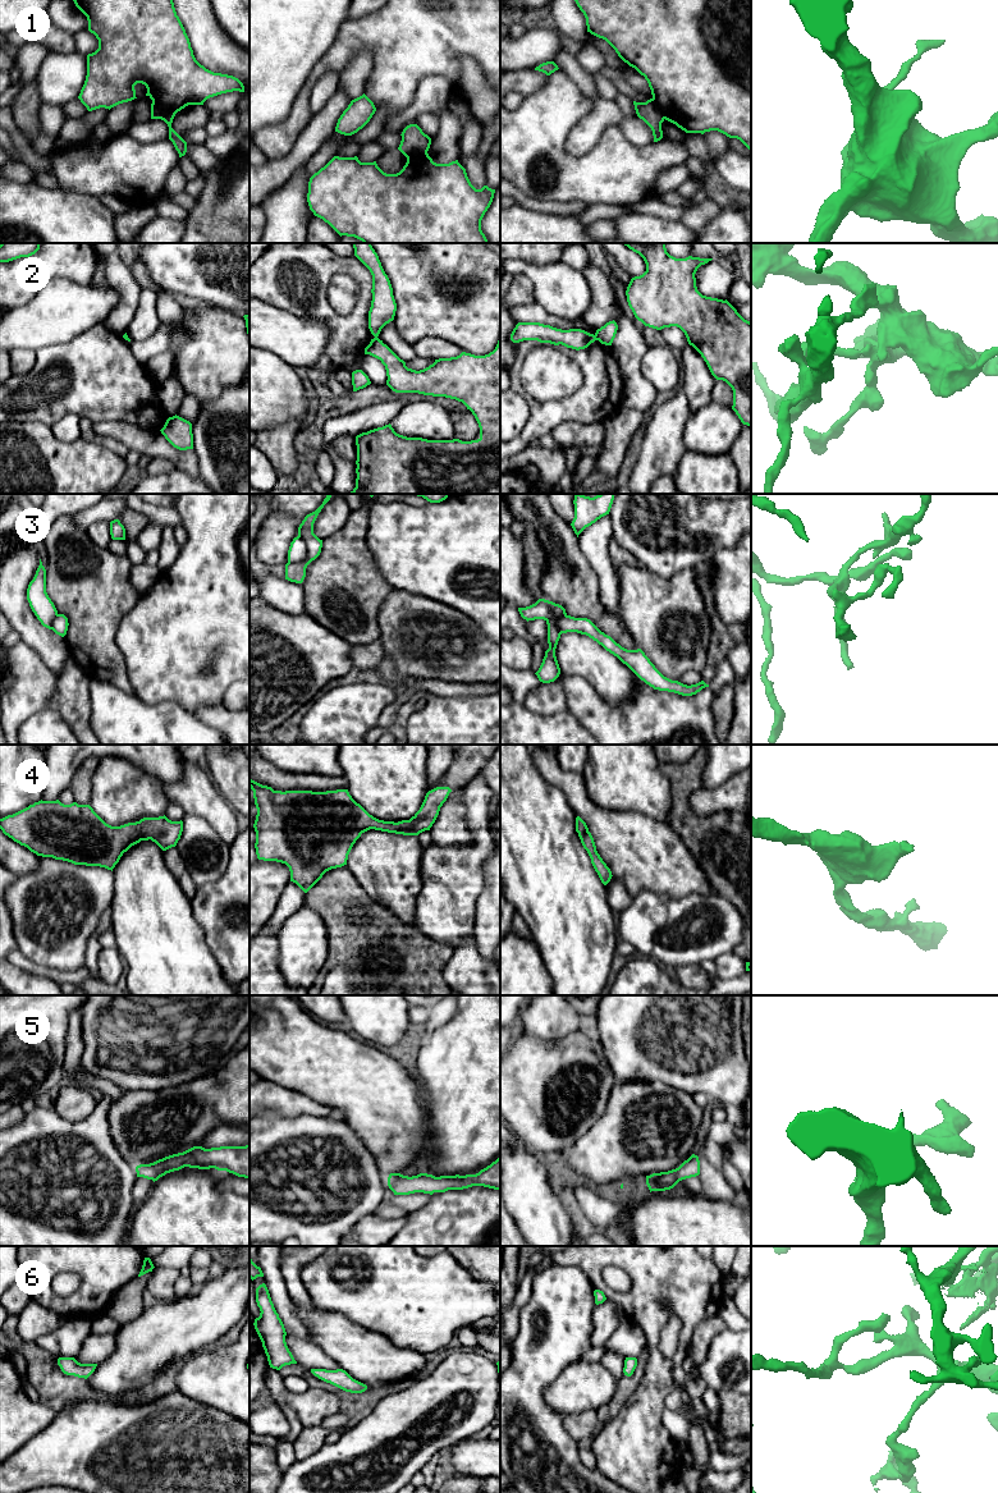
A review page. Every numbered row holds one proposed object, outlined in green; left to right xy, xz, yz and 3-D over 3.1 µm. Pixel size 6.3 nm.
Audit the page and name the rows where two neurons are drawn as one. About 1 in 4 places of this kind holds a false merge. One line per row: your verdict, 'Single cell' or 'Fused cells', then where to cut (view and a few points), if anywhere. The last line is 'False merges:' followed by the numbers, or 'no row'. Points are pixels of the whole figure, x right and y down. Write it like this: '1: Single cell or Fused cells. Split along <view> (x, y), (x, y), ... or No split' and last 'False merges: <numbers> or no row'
1: Fused cells. Split along xy (152, 101), (175, 113)
2: Fused cells. Split along yz (594, 335), (596, 339)
3: Fused cells. Split along xz (298, 535), (305, 541), (306, 555), (301, 560), (289, 564)
4: Single cell. No split
5: Single cell. No split
6: Single cell. No split
False merges: 1, 2, 3

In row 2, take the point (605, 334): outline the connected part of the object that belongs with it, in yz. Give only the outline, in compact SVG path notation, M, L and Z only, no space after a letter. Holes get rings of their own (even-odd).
M614 320L609 321L604 326L596 330L595 339L599 340L601 344L612 345L617 330L618 330L617 322Z

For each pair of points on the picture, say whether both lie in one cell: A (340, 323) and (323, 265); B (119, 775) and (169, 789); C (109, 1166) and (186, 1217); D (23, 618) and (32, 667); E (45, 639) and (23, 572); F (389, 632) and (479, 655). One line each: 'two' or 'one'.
A: one
B: two
C: two
D: two
E: one
F: one

